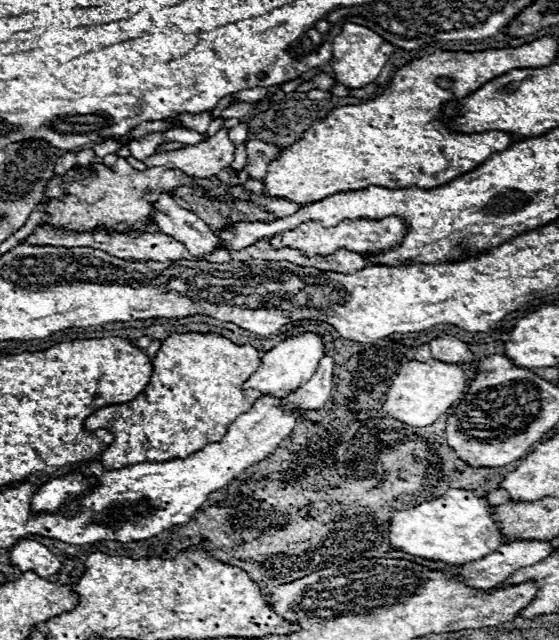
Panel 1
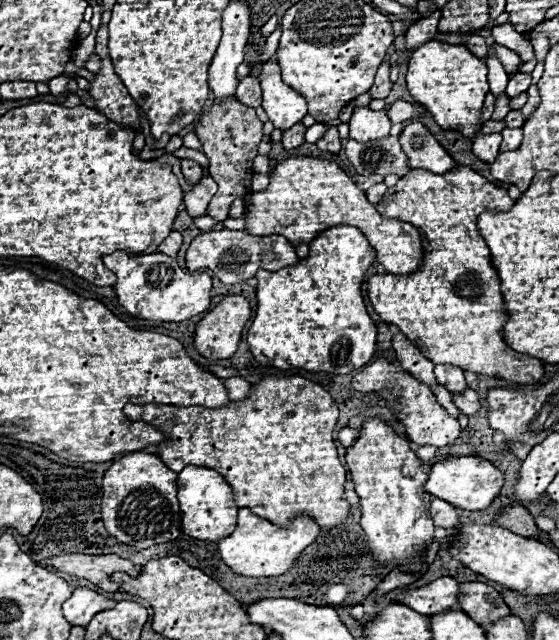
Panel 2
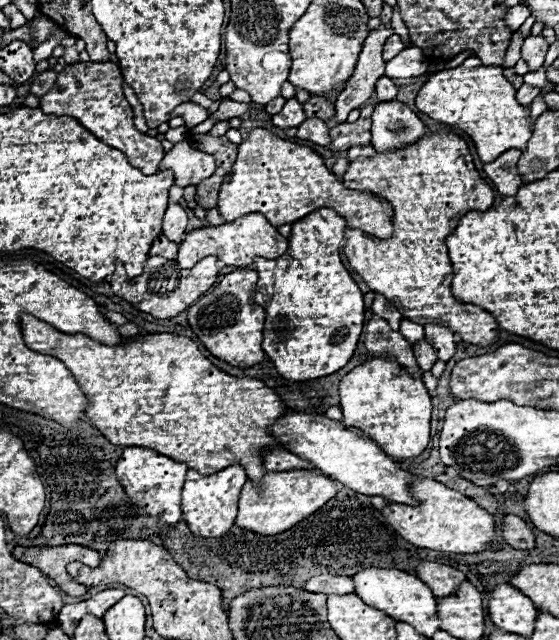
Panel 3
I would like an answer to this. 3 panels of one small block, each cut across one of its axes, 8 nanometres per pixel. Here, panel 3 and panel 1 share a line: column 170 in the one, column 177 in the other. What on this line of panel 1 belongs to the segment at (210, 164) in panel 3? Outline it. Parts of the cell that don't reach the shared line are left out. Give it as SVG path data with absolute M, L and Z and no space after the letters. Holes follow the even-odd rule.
M218 130L210 140L200 144L186 144L180 150L156 152L144 160L148 168L162 166L166 170L180 170L190 178L212 178L220 170L228 168L234 160L234 144L228 138L228 130Z

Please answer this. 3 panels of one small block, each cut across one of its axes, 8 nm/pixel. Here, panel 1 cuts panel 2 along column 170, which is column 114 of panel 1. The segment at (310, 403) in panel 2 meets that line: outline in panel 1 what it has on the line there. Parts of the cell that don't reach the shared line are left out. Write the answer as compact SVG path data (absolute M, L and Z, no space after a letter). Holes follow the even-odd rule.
M172 334L166 338L152 360L152 378L148 388L132 400L130 404L104 406L98 412L92 412L84 420L86 430L108 430L114 436L114 442L102 452L100 464L106 470L120 470L138 462L166 462L172 458L186 458L212 442L220 442L226 434L226 428L244 412L248 412L254 402L260 398L260 392L244 392L242 384L256 372L260 366L260 352L250 344L238 346L218 334Z

